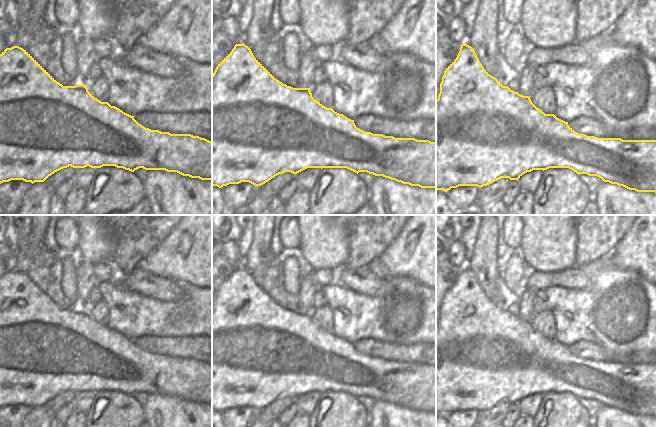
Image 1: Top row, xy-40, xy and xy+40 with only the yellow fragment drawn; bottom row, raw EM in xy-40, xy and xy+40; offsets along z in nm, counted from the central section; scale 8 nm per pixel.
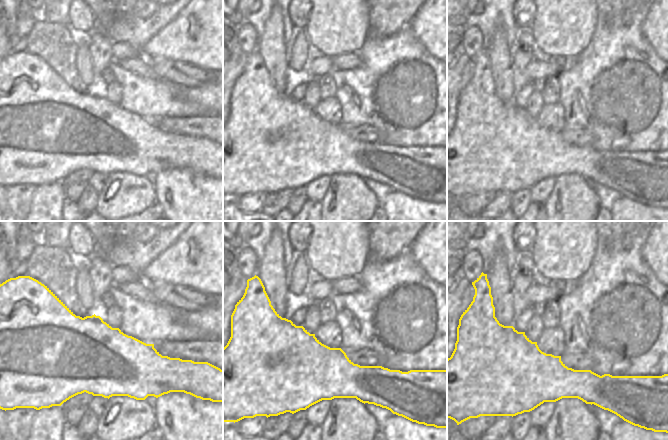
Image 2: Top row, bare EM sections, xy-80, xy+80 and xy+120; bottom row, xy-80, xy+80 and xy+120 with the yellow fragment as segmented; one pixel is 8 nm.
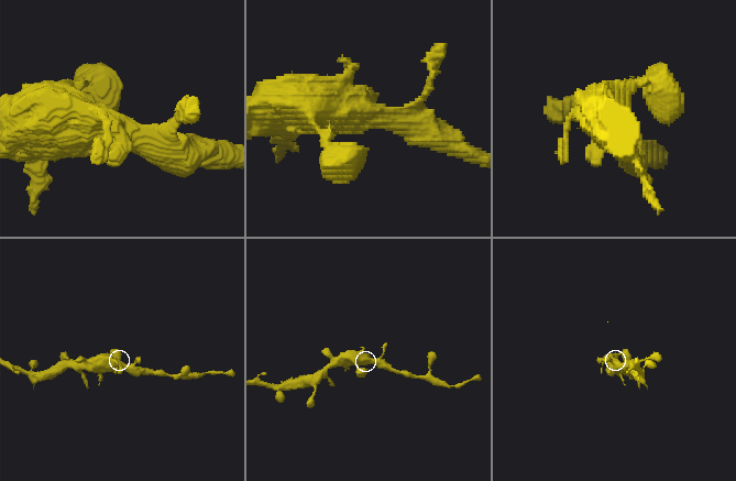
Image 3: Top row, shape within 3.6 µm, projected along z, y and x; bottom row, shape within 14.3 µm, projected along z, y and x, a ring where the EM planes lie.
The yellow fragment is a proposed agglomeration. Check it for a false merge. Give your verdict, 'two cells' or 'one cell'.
one cell

